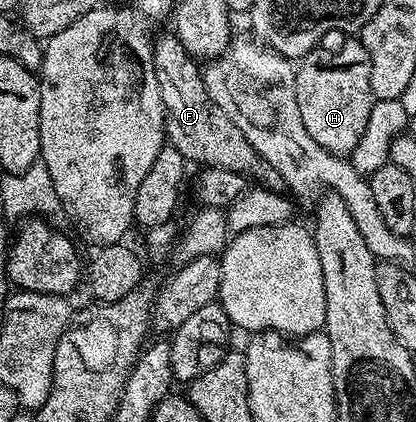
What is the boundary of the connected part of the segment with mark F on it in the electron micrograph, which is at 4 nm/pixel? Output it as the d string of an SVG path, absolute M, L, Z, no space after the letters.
M158 34L154 38L153 64L155 77L159 81L159 93L163 97L168 146L179 149L179 153L183 153L190 164L231 169L270 191L286 190L283 177L279 177L279 173L275 173L275 169L267 165L267 161L263 161L259 153L255 153L251 141L243 137L235 121L231 121L231 117L227 117L227 113L223 113L223 109L219 109L219 105L211 101L211 97L205 92L205 80L198 60L193 59L187 49L183 49L176 34Z

